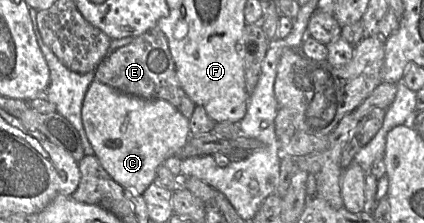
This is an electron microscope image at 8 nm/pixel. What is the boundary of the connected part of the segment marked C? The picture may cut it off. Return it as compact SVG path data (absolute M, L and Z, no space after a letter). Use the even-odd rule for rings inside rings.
M93 81L85 94L82 122L85 135L102 167L121 186L135 189L140 195L154 181L157 167L176 155L191 137L189 119L168 101L128 95L99 81Z

